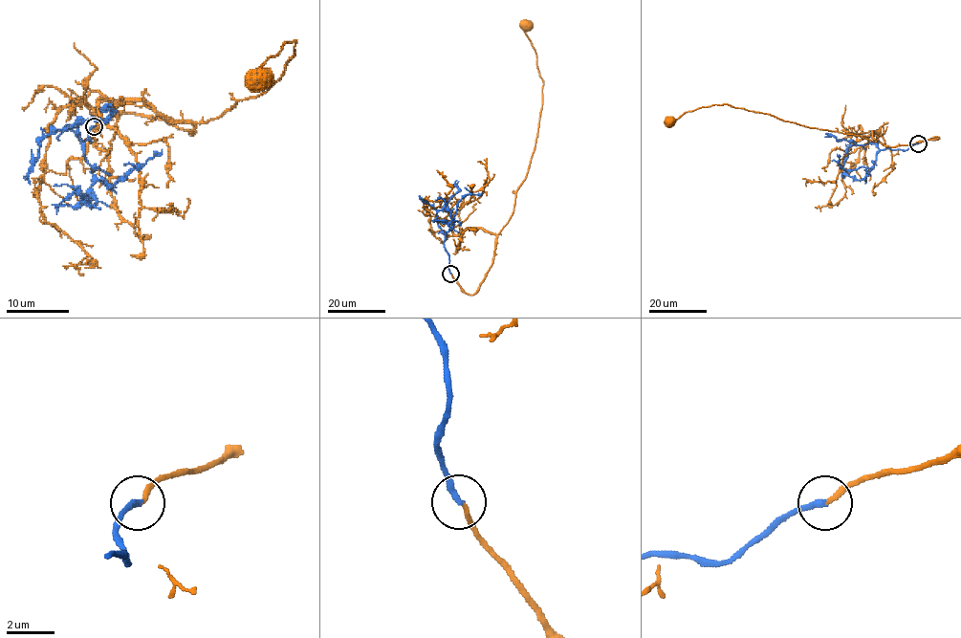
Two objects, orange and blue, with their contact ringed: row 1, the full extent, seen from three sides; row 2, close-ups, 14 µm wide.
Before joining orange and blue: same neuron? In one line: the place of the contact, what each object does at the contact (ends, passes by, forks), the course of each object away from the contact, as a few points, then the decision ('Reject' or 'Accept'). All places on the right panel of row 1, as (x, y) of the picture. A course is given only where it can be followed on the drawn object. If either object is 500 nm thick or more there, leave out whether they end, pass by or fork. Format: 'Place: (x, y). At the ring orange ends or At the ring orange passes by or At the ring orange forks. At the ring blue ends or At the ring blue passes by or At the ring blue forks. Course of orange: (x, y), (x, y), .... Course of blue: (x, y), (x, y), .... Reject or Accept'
Place: (918, 143). At the ring orange ends. At the ring blue ends. Course of orange: (918, 143), (939, 138), (886, 146), (859, 136), (800, 125), (725, 104), (700, 107), (670, 120). Course of blue: (918, 143), (906, 150), (881, 150), (869, 168), (847, 170), (839, 164), (837, 154). Accept

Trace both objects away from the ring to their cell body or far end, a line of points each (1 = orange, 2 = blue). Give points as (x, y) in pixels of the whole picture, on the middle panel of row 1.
1: (450, 274), (466, 293), (476, 291), (525, 177), (543, 80), (525, 32), (528, 26)
2: (450, 274), (444, 241), (446, 232), (453, 225), (457, 203), (468, 194), (482, 192)

